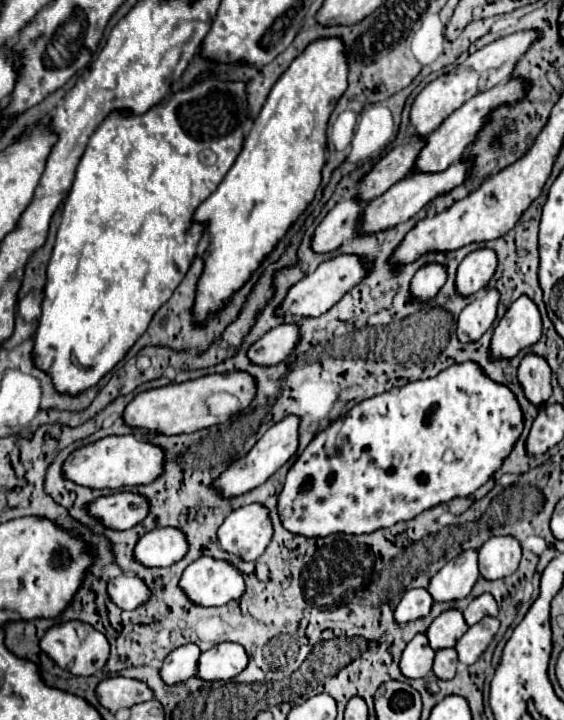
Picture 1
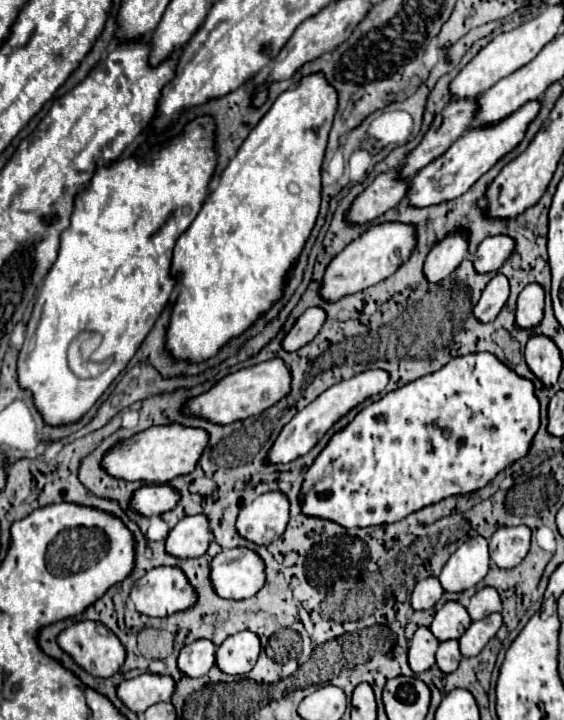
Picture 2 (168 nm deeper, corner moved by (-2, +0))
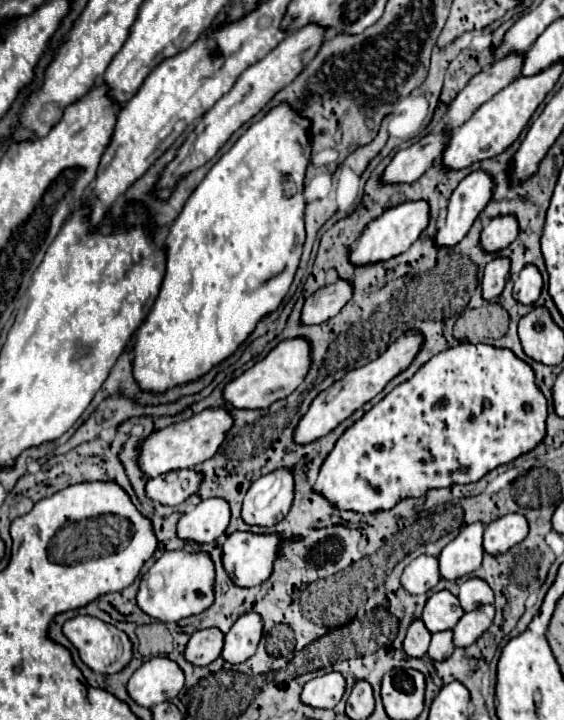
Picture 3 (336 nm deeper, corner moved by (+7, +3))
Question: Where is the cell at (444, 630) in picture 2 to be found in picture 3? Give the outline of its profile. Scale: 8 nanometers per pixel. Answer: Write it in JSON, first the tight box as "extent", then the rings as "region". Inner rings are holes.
{"extent":[422,589,464,633],"region":[[[448,589],[436,591],[428,597],[422,613],[422,621],[430,633],[452,629],[458,619],[464,615],[460,609],[460,601],[456,595],[452,595]]]}

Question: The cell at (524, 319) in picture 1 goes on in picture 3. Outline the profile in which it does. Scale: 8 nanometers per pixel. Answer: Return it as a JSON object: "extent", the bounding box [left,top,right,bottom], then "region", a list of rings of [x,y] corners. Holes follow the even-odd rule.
{"extent":[514,265,542,305],"region":[[[526,265],[514,283],[514,299],[524,305],[534,305],[542,291],[542,275],[536,265]]]}

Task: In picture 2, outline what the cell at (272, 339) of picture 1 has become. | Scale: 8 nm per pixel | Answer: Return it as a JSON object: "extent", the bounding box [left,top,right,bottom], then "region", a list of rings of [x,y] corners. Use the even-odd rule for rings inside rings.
{"extent":[281,308,325,352],"region":[[[309,308],[305,310],[297,322],[293,324],[293,328],[285,334],[281,346],[285,352],[297,352],[299,348],[303,348],[307,342],[311,342],[317,332],[321,330],[325,322],[325,312],[321,308]]]}

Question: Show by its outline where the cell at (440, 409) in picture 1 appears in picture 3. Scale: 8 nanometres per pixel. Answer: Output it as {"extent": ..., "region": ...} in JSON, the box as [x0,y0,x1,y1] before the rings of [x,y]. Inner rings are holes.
{"extent":[314,343,548,515],"region":[[[460,343],[458,347],[450,347],[450,349],[434,355],[426,365],[422,365],[414,373],[412,379],[394,387],[360,421],[356,421],[350,429],[346,429],[346,433],[338,439],[334,451],[326,457],[314,489],[318,493],[322,493],[326,499],[330,499],[338,509],[350,509],[350,511],[360,511],[360,513],[368,515],[368,513],[374,513],[380,509],[390,509],[406,497],[422,497],[422,495],[426,495],[426,491],[436,489],[436,487],[450,487],[454,483],[460,483],[460,485],[474,483],[474,481],[482,479],[488,471],[496,469],[498,465],[510,463],[510,461],[518,459],[520,455],[532,451],[546,437],[546,417],[548,417],[546,397],[540,391],[540,387],[536,385],[534,369],[526,361],[518,359],[510,349],[500,349],[500,347],[492,347],[492,345],[484,345],[484,343],[476,343],[476,345],[474,343]]]}

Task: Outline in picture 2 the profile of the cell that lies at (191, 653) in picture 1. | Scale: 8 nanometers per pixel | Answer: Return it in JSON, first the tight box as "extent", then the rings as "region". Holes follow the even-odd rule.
{"extent":[177,640,215,678],"region":[[[197,640],[181,648],[177,658],[177,668],[189,678],[205,676],[215,664],[215,646],[209,640]]]}

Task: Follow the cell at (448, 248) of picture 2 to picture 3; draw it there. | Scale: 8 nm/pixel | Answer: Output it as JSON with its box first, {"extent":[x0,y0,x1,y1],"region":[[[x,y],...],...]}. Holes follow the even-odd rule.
{"extent":[436,171,494,247],"region":[[[472,171],[466,175],[460,185],[454,189],[448,203],[448,219],[444,227],[436,233],[436,245],[452,247],[464,239],[474,219],[482,213],[482,209],[492,199],[494,181],[488,171]]]}

